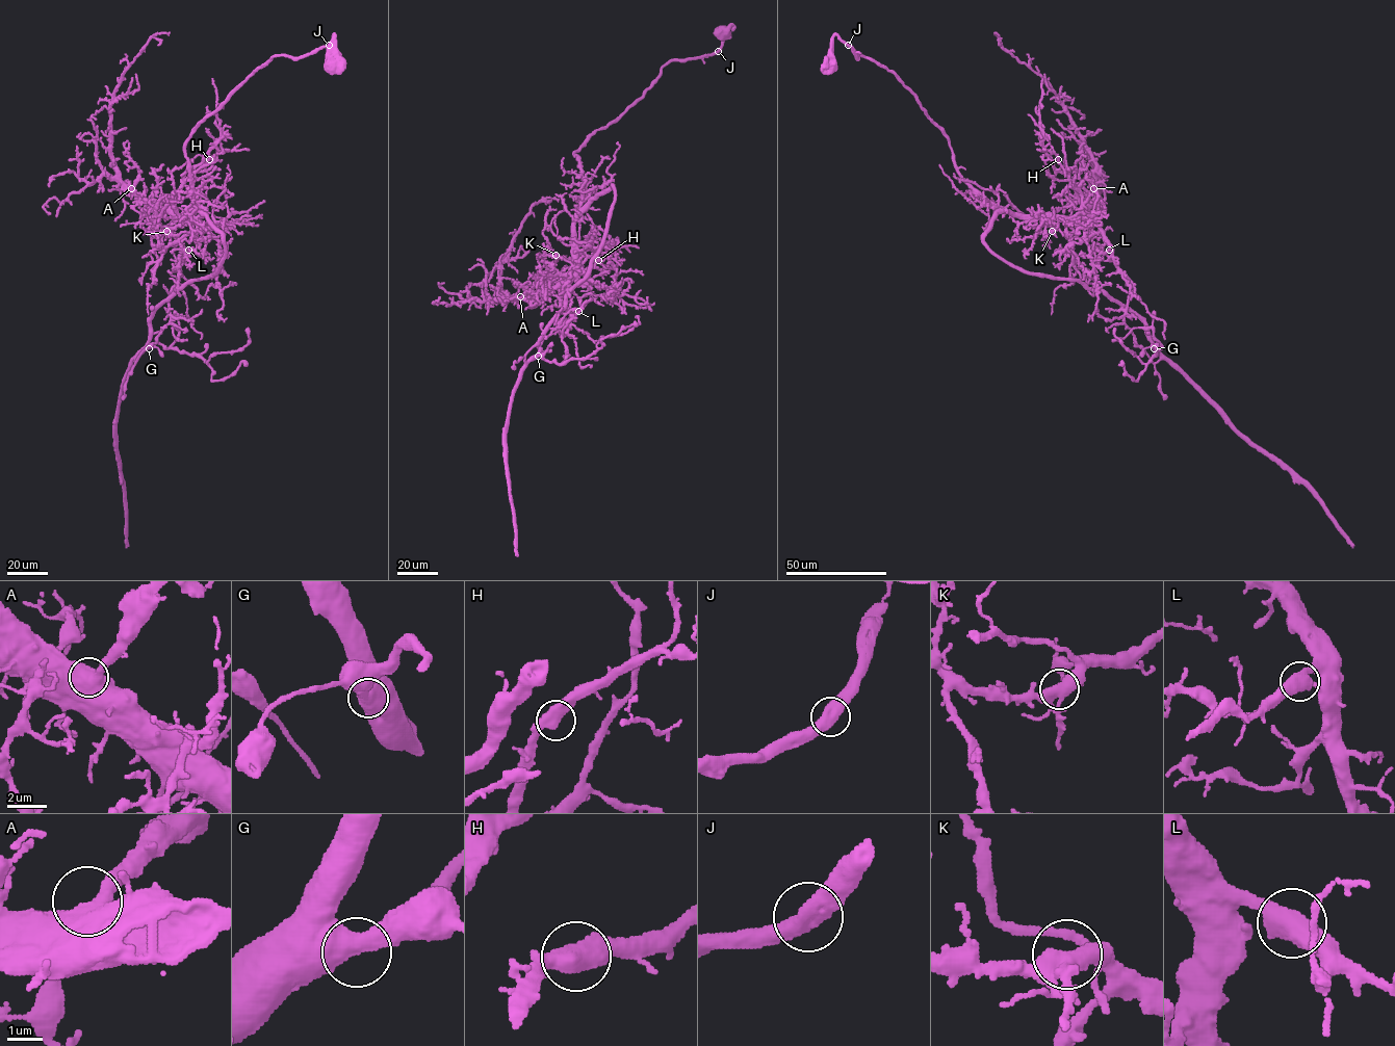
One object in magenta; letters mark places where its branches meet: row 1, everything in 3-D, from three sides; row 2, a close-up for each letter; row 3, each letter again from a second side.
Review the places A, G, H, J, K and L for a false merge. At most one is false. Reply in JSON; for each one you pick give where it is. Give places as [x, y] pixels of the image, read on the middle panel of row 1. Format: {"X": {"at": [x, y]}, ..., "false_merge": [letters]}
{"false_merge": []}

